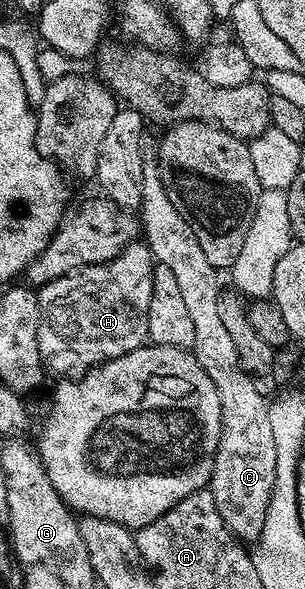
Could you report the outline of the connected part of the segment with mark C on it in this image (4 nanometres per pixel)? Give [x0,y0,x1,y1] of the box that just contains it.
[138,157,275,544]

